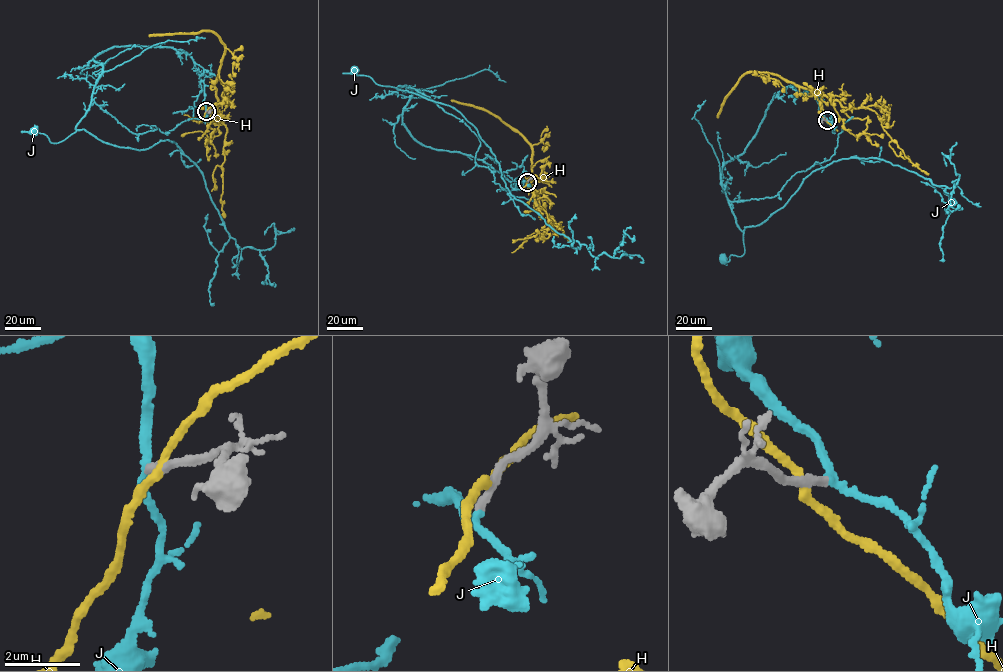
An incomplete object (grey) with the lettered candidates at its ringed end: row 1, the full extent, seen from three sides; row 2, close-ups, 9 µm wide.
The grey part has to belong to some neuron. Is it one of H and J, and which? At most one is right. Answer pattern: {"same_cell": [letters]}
{"same_cell": ["J"]}

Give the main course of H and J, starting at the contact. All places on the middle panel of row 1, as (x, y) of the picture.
H: (528, 180), (542, 180), (532, 178), (531, 182), (539, 197), (539, 207), (571, 242)
J: (527, 181), (515, 185), (483, 160), (421, 145), (402, 121), (412, 89), (377, 84), (355, 69)

